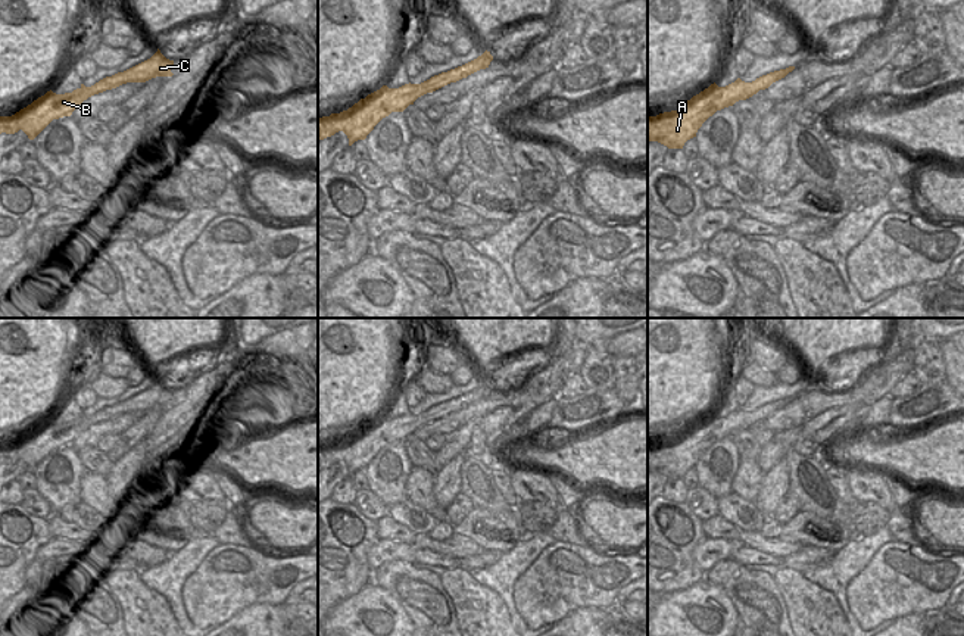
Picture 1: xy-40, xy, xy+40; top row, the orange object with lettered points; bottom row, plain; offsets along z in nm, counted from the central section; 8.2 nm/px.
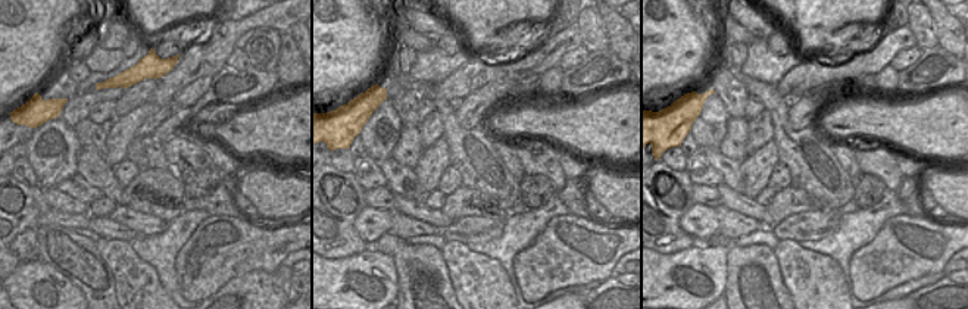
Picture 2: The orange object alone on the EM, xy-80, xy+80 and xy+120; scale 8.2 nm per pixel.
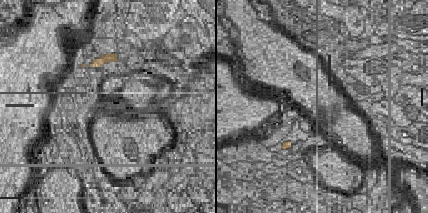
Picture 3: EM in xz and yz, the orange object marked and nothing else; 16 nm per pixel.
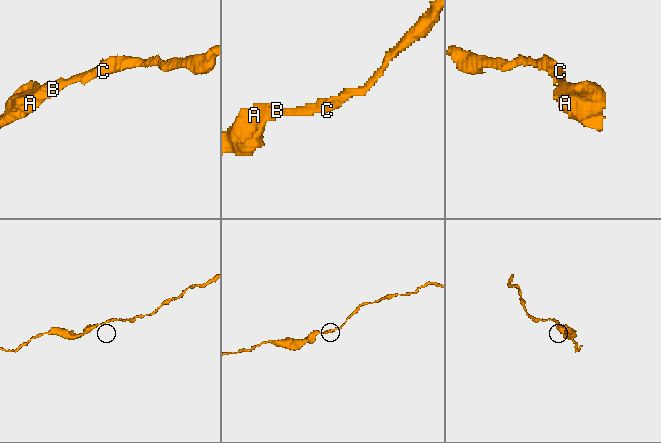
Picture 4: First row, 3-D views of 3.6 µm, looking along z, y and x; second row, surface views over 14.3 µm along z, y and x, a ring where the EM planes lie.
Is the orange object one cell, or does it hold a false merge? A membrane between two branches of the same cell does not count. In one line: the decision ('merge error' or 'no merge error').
no merge error

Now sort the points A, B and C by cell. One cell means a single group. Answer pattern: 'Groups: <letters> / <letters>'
Groups: A B C

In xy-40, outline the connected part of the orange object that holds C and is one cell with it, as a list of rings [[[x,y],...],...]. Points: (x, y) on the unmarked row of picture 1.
[[[160,380],[147,390],[112,406],[106,406],[91,417],[81,414],[72,423],[56,424],[52,420],[34,430],[12,446],[0,446],[0,464],[15,464],[22,459],[34,470],[53,449],[71,446],[88,427],[116,418],[127,412],[146,412],[156,406],[172,406],[174,390],[166,389]]]

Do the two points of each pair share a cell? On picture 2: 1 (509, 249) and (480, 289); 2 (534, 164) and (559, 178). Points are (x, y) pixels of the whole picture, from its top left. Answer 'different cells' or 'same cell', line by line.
1: different cells
2: same cell

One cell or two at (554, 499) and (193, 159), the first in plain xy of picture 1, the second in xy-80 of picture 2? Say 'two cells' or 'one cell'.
one cell

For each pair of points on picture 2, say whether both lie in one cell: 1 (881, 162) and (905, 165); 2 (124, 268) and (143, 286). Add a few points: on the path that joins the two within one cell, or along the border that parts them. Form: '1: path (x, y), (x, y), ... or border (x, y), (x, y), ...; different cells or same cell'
1: border (898, 152), (896, 162), (904, 175); different cells
2: path (128, 272), (139, 283); same cell

